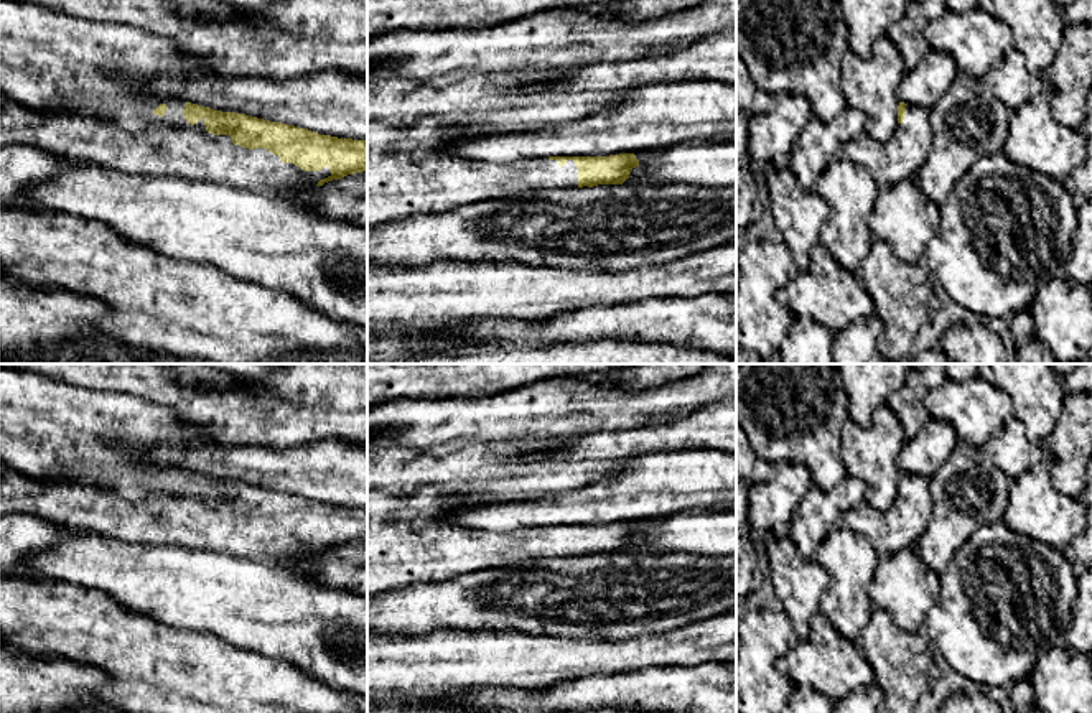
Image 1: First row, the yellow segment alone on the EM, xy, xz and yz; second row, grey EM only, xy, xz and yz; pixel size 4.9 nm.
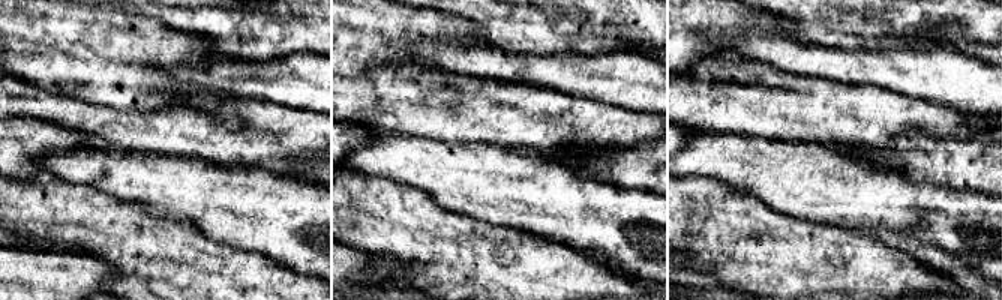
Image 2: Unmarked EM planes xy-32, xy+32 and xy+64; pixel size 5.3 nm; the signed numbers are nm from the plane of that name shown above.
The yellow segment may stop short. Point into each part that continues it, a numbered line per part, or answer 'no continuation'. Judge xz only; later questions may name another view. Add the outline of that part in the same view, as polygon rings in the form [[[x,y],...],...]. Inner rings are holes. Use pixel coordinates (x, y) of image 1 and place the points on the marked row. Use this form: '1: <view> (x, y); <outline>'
1: xz (412, 170); [[[435,115],[400,127],[369,122],[367,227],[469,203],[578,188],[573,160],[563,166],[548,158],[496,165],[453,151],[456,143],[483,135]]]

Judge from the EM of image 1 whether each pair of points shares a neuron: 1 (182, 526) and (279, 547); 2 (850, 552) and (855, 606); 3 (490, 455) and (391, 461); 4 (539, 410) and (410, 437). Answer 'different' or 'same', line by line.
1: same
2: same
3: same
4: same

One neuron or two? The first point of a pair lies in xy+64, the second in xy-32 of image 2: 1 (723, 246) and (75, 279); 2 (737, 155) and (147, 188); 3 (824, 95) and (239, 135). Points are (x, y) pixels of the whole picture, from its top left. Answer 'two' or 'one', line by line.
1: two
2: one
3: one

